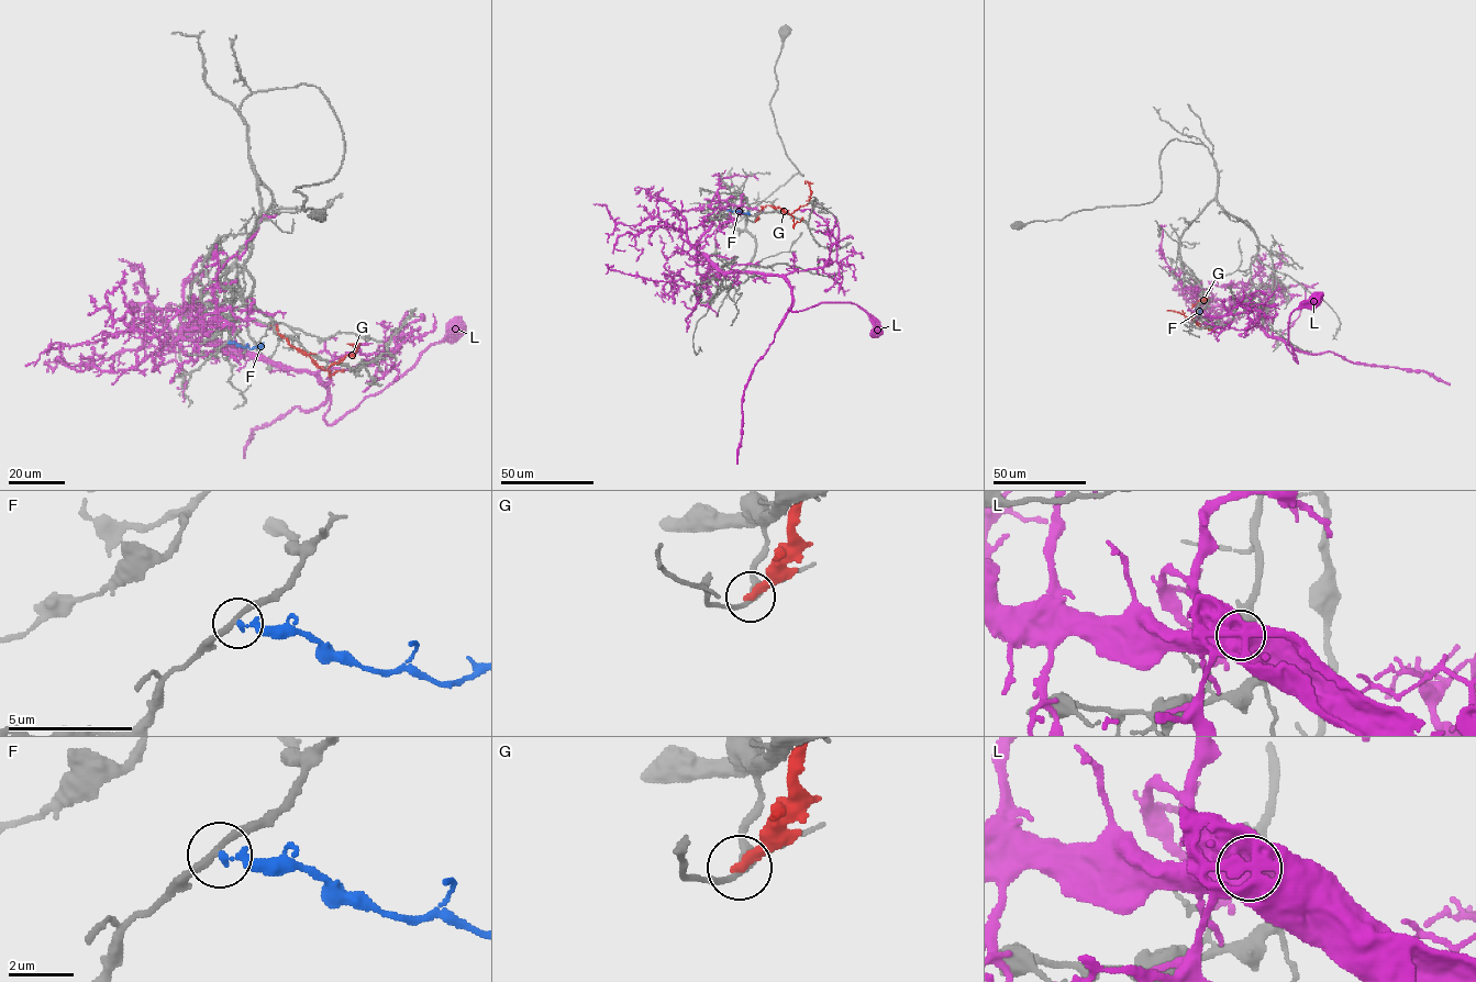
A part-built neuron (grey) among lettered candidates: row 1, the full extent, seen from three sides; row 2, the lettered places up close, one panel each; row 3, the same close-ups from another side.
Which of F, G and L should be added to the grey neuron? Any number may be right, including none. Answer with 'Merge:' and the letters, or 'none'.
Merge: none

